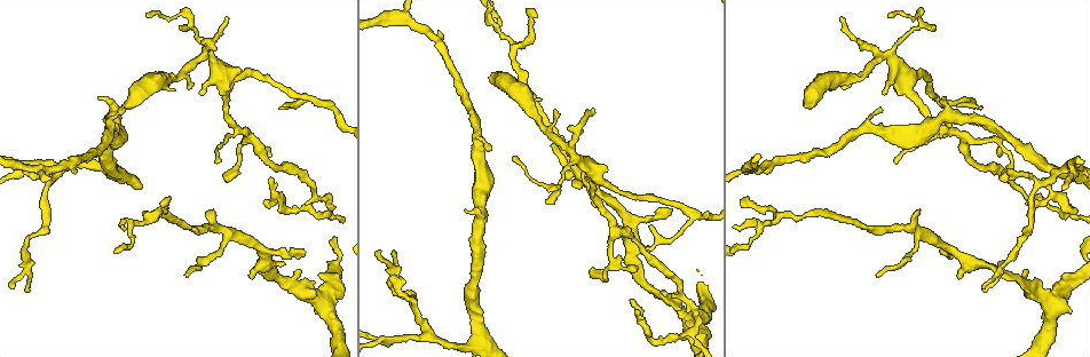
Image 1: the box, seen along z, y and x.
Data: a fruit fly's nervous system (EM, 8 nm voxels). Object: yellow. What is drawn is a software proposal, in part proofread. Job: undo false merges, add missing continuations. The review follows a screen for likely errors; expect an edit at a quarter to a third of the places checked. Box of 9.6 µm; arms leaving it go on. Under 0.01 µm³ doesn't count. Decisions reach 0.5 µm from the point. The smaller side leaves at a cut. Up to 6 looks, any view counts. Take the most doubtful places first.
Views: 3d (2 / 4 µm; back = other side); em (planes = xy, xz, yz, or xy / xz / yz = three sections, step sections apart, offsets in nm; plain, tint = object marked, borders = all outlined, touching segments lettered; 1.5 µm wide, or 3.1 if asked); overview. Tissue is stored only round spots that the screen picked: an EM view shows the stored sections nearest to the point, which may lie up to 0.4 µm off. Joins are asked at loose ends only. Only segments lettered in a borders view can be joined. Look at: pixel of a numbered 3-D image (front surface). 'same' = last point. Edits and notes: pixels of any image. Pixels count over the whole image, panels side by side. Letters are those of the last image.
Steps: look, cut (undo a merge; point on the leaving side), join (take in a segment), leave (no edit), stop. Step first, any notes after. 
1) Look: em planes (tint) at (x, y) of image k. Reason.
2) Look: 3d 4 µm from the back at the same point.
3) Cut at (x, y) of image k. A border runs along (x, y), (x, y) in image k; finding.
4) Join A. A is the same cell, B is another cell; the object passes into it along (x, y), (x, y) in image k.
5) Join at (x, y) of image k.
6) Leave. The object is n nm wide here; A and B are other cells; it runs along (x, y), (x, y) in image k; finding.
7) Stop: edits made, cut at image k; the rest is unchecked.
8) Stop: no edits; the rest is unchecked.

Look: em xy step 8 (borders) at (665, 294) of image 1. Free end.

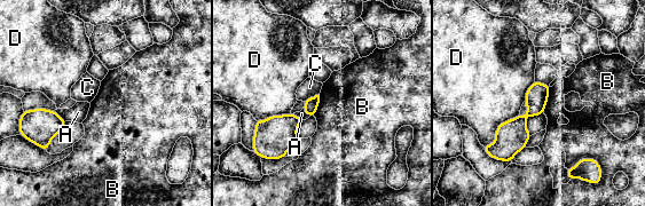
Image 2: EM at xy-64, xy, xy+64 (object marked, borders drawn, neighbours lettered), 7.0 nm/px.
Look: em planes (borders) at the same point. Cut it another way.

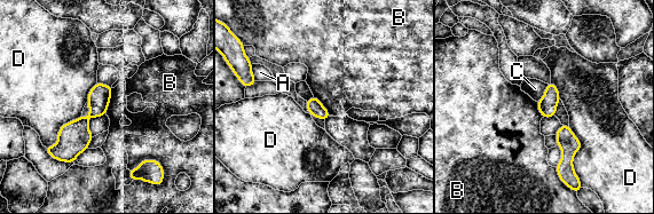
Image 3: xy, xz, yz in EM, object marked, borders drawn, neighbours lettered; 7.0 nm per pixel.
Leave. A, B, C and D are other cells; none of them fits.

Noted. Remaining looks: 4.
Look: em xy step 8 (borders) at (982, 289) of image 1. Free end.

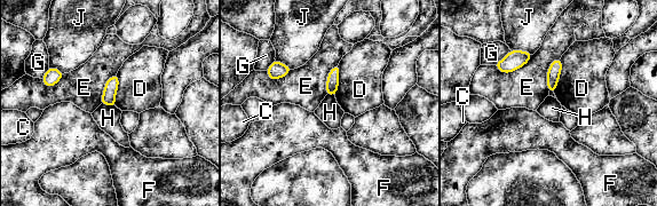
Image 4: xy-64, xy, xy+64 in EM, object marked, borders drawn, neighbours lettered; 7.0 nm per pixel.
Look: em planes (borders) at the same point. Another direction.

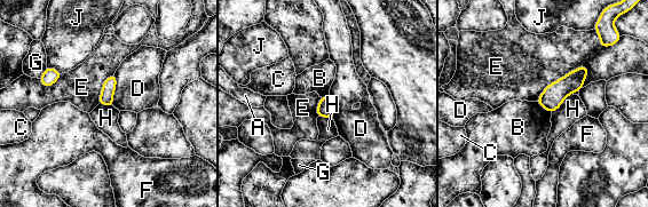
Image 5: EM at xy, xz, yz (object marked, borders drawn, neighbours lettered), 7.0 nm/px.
Leave. The object is 100 nm wide here; A, B, C, D, E, F, G, H and J are other cells; a border runs along (536, 102), (551, 112) in image 5; none of them fits.

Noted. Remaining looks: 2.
Look: em planes (borders) at (594, 110) of image 1. Thin end.

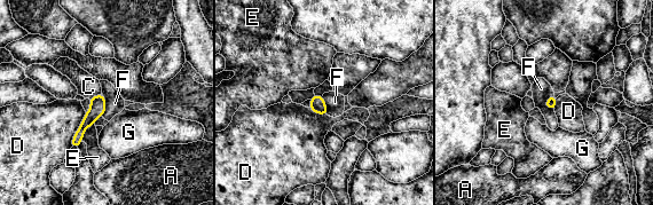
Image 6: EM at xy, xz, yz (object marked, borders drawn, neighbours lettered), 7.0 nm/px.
Join C. C is the same cell, A, D, E, F and G are other cells; the object passes into it along (97, 103), (94, 96), (88, 86) in image 6; the neuron continues.

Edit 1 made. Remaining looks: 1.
Stop: edits made, join at image 6; the rest is unchecked.

